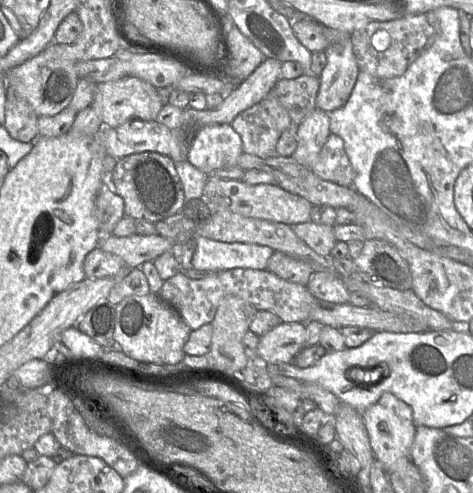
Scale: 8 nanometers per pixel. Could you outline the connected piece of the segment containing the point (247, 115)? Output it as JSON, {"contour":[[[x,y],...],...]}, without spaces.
{"contour":[[[260,103],[238,114],[230,125],[242,139],[243,153],[263,159],[277,156],[276,145],[281,133]]]}

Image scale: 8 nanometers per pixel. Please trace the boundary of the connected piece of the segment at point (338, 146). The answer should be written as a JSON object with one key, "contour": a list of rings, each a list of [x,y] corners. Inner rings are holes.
{"contour":[[[332,133],[310,170],[320,179],[339,186],[353,187],[354,185],[355,174],[344,150],[344,142]]]}

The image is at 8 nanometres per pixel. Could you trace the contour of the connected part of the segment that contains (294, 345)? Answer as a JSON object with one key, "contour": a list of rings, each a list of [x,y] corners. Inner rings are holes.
{"contour":[[[282,322],[259,338],[257,355],[262,364],[291,363],[305,347],[306,324]]]}

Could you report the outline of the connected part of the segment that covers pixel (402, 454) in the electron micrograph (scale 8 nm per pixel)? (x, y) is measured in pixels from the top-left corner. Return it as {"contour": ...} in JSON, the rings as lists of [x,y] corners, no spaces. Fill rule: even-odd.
{"contour":[[[386,392],[375,404],[362,411],[361,414],[368,432],[368,437],[375,460],[381,463],[383,468],[388,472],[389,477],[389,472],[395,471],[395,463],[401,458],[409,458],[410,456],[410,450],[414,441],[417,427],[413,422],[412,409],[407,403],[398,399],[394,394]]]}

